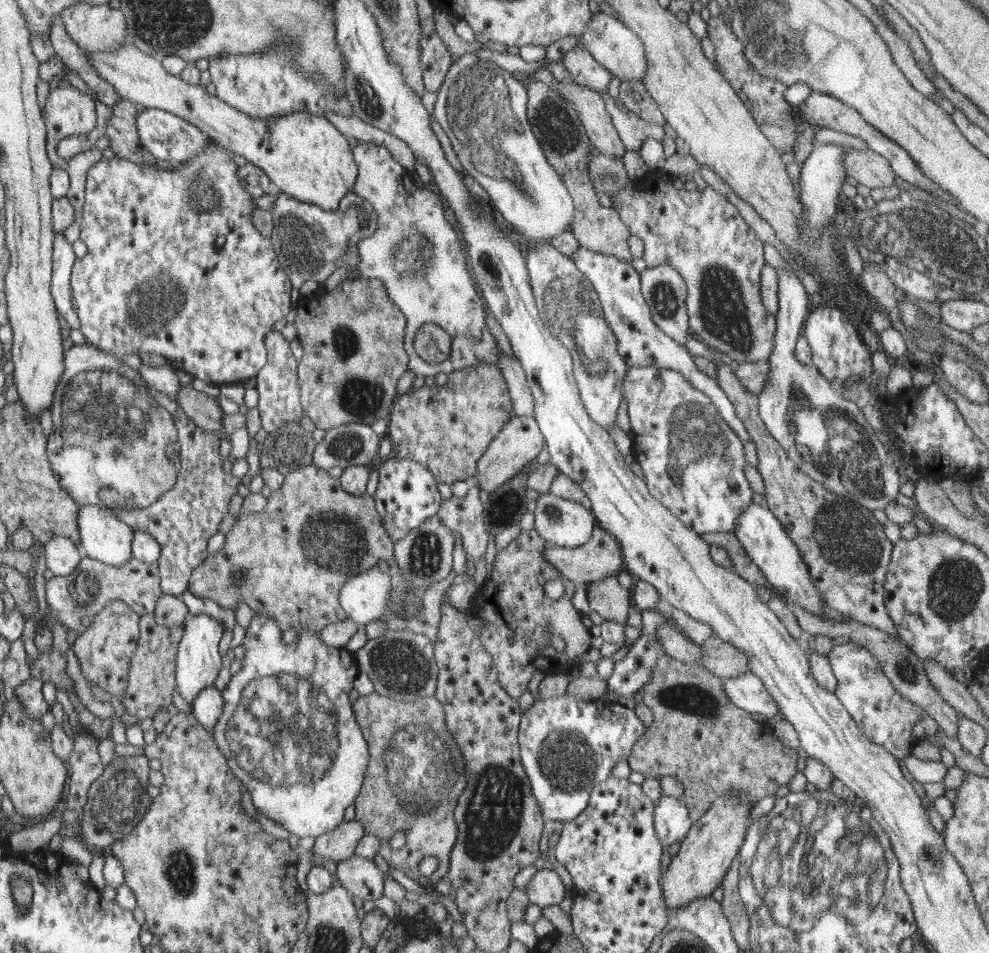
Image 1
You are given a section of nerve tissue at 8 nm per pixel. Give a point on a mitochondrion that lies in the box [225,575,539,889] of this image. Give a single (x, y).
(418, 764)

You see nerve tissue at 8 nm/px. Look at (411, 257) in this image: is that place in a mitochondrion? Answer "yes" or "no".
yes

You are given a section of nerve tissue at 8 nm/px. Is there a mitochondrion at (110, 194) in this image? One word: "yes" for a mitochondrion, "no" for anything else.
no

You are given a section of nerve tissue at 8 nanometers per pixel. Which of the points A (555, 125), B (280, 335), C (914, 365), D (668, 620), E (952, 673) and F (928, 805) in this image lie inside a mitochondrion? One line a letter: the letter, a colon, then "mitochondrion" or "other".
A: mitochondrion
B: other
C: other
D: other
E: other
F: other

